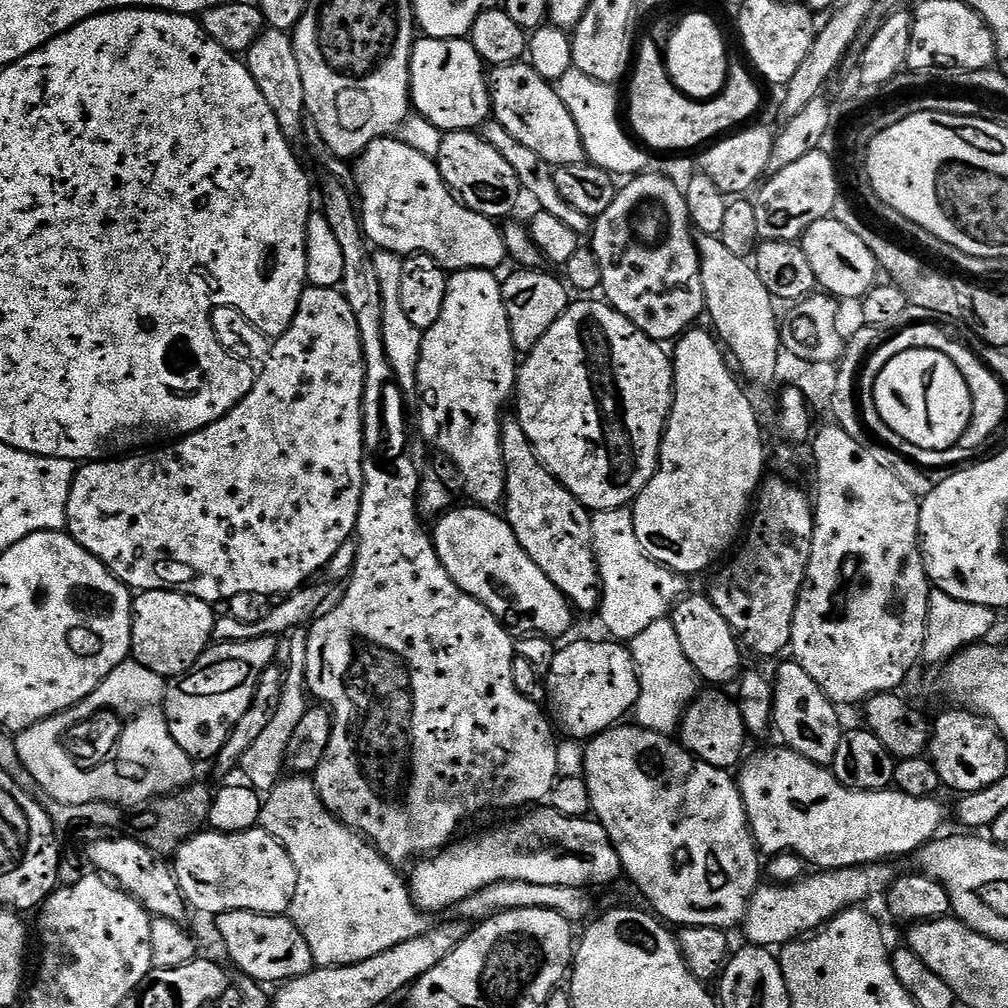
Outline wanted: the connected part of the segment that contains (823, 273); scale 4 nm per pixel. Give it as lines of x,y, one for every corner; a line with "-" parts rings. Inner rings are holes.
834,218
814,222
802,238
802,247
810,266
814,270
817,285
837,301
859,301
878,283
878,265
870,246

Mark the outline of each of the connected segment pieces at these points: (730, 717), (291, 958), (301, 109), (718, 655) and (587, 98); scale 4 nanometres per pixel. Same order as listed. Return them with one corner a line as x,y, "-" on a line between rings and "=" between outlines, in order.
724,690
701,691
688,706
678,729
679,743
683,744
697,760
704,760
715,768
735,769
741,763
746,729
739,703
727,696
=
224,912
215,917
214,924
220,931
220,940
228,956
244,971
250,980
259,980
265,985
287,982
305,976
312,971
310,946
298,930
298,926
287,915
263,916
257,912
=
268,28
248,47
246,63
254,82
258,82
258,90
262,90
266,102
270,102
270,110
274,110
274,118
278,118
284,137
289,142
296,142
304,132
304,120
306,124
306,90
302,90
302,69
298,66
298,54
291,35
=
688,594
677,600
675,608
670,613
670,619
675,632
678,633
678,642
682,642
682,654
686,654
690,666
694,666
696,675
701,681
709,680
712,683
709,685
712,686
735,685
739,681
742,675
742,667
740,668
741,641
726,622
726,618
722,618
722,614
718,614
714,602
708,599
707,595
691,596
691,594
=
573,70
567,72
561,80
555,81
554,87
562,102
566,102
566,110
570,110
574,122
578,122
578,132
582,134
584,142
584,153
592,164
604,168
616,178
631,178
649,171
649,153
626,131
622,123
622,104
621,101
620,104
616,101
617,89
613,85
603,84

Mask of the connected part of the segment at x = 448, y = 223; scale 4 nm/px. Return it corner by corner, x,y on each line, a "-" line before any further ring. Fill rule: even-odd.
386,135
370,142
370,146
366,146
366,150
355,157
354,164
358,211
369,245
375,246
381,252
395,252
405,258
421,254
432,256
449,274
475,268
496,270
503,260
509,259
501,225
489,216
467,208
460,197
448,189
433,157
419,153
401,138

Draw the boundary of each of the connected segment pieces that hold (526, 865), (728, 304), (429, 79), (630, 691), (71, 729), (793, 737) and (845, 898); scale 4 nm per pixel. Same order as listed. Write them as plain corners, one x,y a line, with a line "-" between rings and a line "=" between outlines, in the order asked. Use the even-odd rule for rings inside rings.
536,806
517,816
520,817
513,824
504,824
485,836
472,836
469,840
457,839
443,850
421,859
412,872
412,880
410,876
410,891
417,908
431,914
440,912
451,904
452,907
459,906
466,897
473,896
475,892
497,884
500,880
587,889
588,884
612,884
616,879
621,879
622,869
616,848
610,842
604,827
595,819
563,816
551,806
=
696,236
696,248
700,251
700,277
704,291
704,307
707,319
712,319
711,327
715,335
722,341
723,347
730,353
731,359
740,363
739,371
749,376
756,384
772,384
776,380
776,371
780,368
781,321
776,320
777,301
762,286
762,278
758,278
755,267
745,257
732,253
719,236
=
427,35
417,39
410,58
410,84
411,107
442,133
470,132
489,123
492,116
490,76
471,39
439,40
=
576,640
561,647
554,666
546,673
546,700
552,703
551,715
559,731
573,740
587,742
599,732
617,727
638,702
640,683
631,651
623,643
604,640
=
129,658
81,704
67,708
49,720
40,720
19,733
16,744
21,758
34,778
62,803
85,804
101,800
117,806
144,806
161,796
187,788
194,780
194,760
170,734
168,720
160,709
165,691
165,677
154,674
154,670
146,670
146,666
-
100,719
113,719
116,728
122,727
124,720
128,720
128,725
115,740
110,733
104,732
-
67,732
69,752
64,745
=
795,662
784,664
776,672
773,687
773,706
771,723
780,731
780,736
787,747
794,749
802,758
810,758
810,762
830,766
834,762
834,754
838,754
838,742
842,735
840,716
837,705
830,697
802,670
=
884,862
865,864
862,868
820,870
815,873
817,876
808,874
793,884
761,883
744,915
742,932
748,935
747,943
776,950
815,933
848,908
867,905
871,896
887,893
888,885
894,879
894,872
888,867

